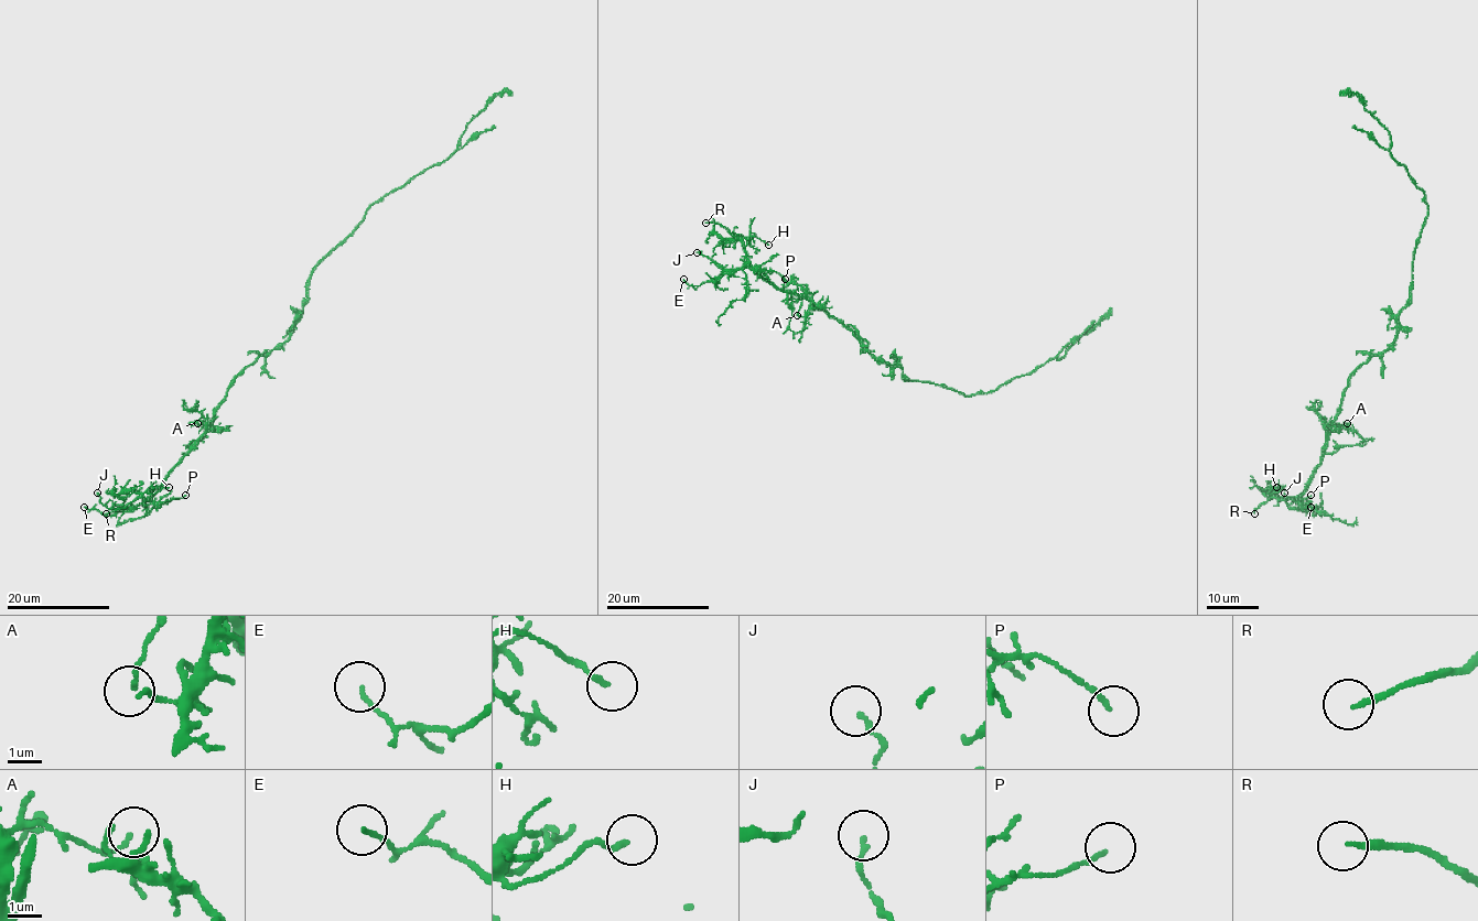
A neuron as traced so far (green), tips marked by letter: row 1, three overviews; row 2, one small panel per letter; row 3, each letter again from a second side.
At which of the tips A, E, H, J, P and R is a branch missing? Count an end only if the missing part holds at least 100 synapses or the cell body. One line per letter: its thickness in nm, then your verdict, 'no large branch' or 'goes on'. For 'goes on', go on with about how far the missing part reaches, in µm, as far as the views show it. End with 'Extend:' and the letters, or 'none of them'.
A: 90 nm thick; no large branch
E: 110 nm thick; no large branch
H: 140 nm thick; no large branch
J: 130 nm thick; no large branch
P: 120 nm thick; no large branch
R: 170 nm thick; goes on; about 20 µm are missing
Extend: R

